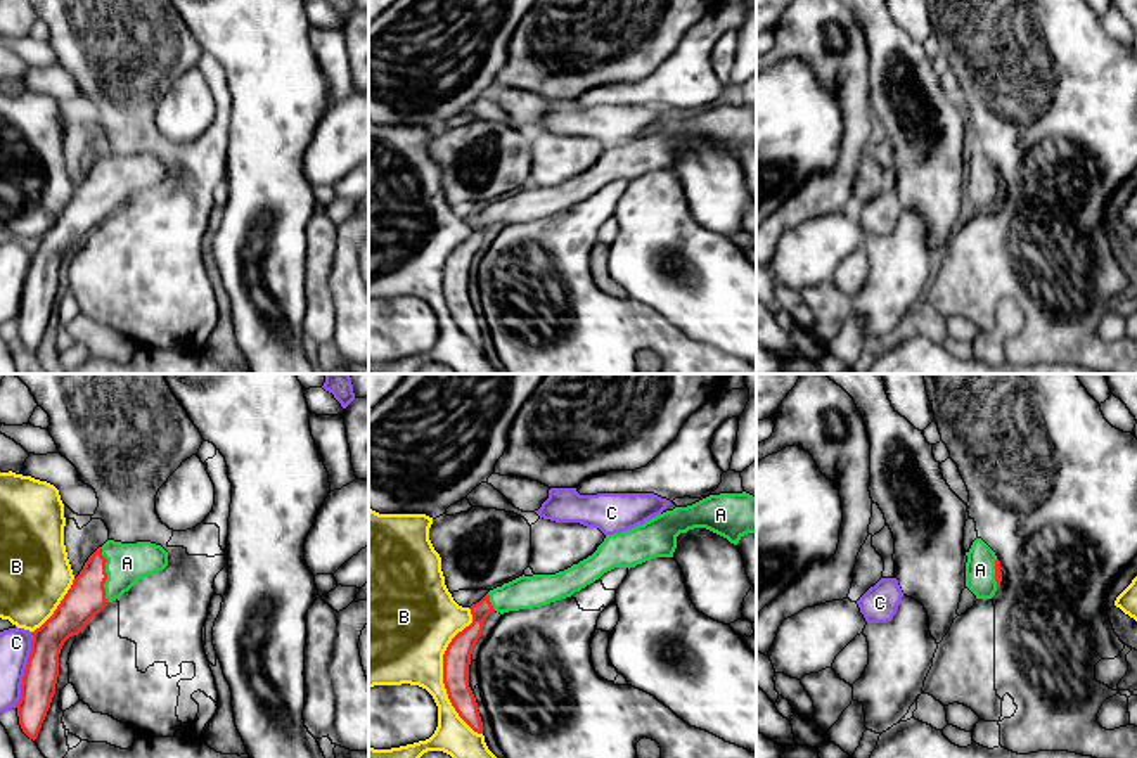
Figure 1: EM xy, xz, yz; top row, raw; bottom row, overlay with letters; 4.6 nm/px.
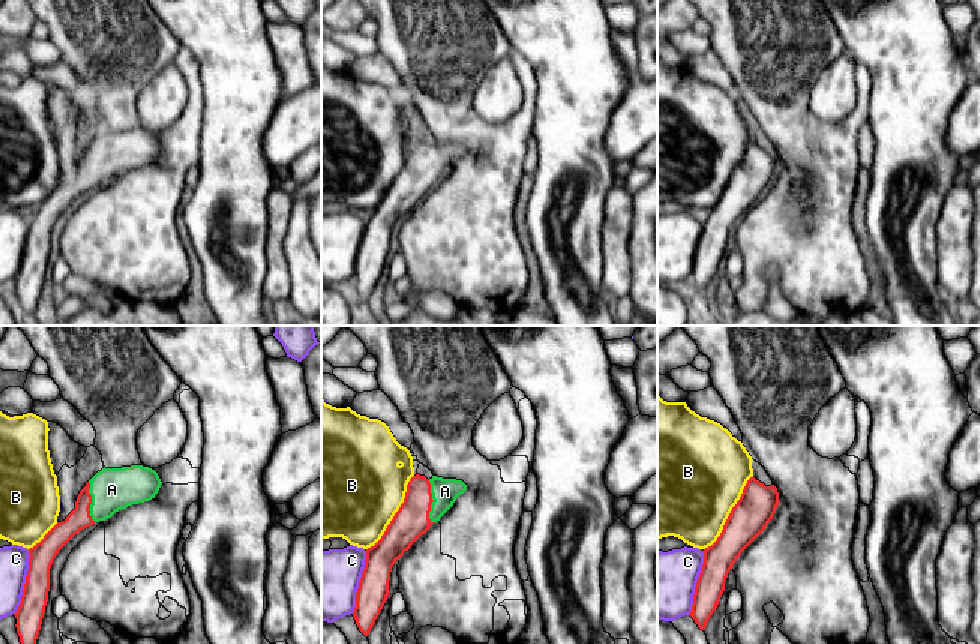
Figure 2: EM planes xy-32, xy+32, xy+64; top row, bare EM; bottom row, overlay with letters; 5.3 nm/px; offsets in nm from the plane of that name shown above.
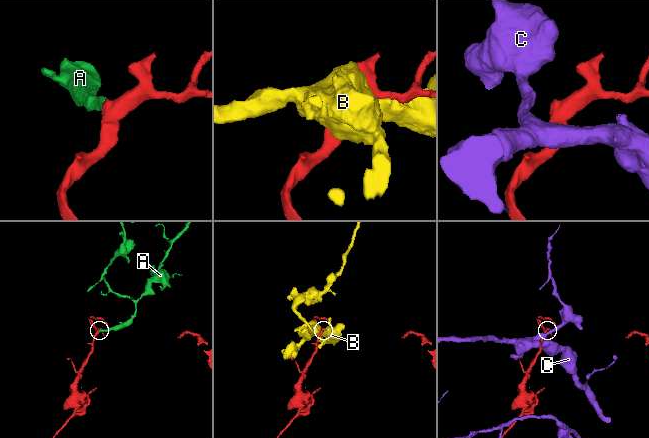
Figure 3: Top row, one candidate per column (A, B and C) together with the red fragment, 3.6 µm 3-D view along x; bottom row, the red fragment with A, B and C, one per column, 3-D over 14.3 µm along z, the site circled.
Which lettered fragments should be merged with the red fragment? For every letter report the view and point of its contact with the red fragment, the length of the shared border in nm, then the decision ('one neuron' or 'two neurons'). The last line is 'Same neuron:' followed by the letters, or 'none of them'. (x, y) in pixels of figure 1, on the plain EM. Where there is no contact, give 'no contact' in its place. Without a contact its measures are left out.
A: xy (106, 187) | 260 nm | one neuron
B: xz (443, 284) | 600 nm | two neurons
C: xy (25, 282) | 360 nm | two neurons
Same neuron: A

